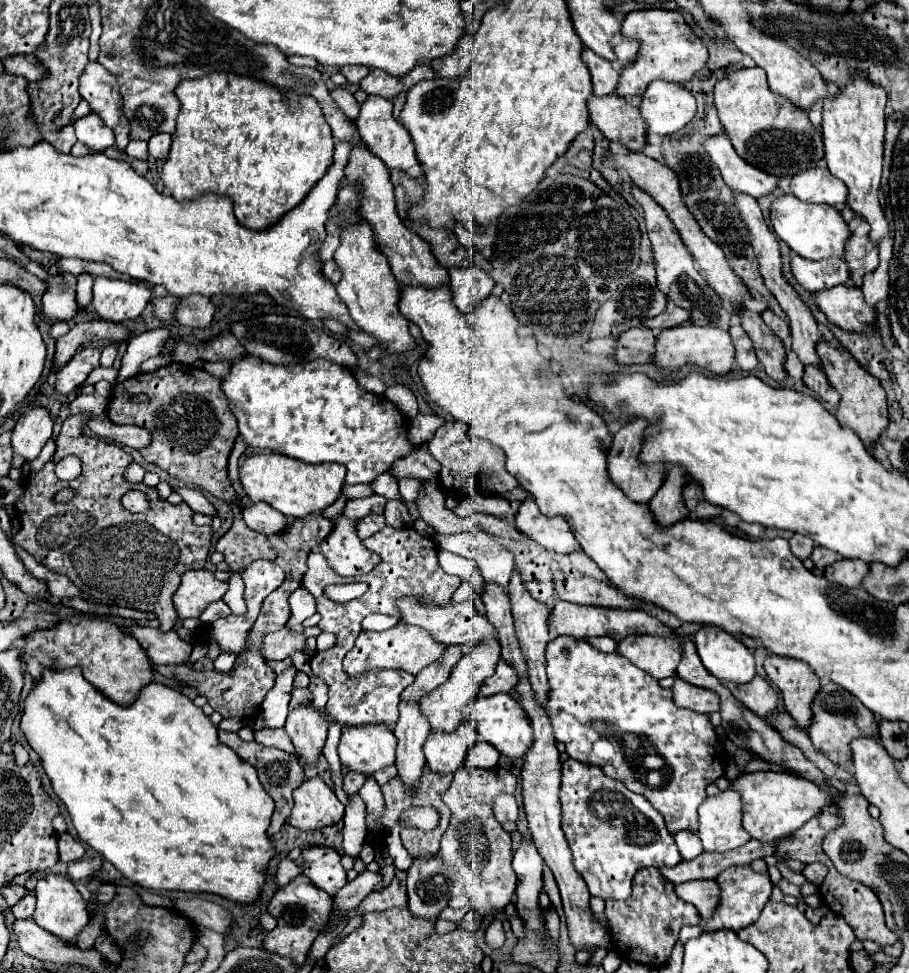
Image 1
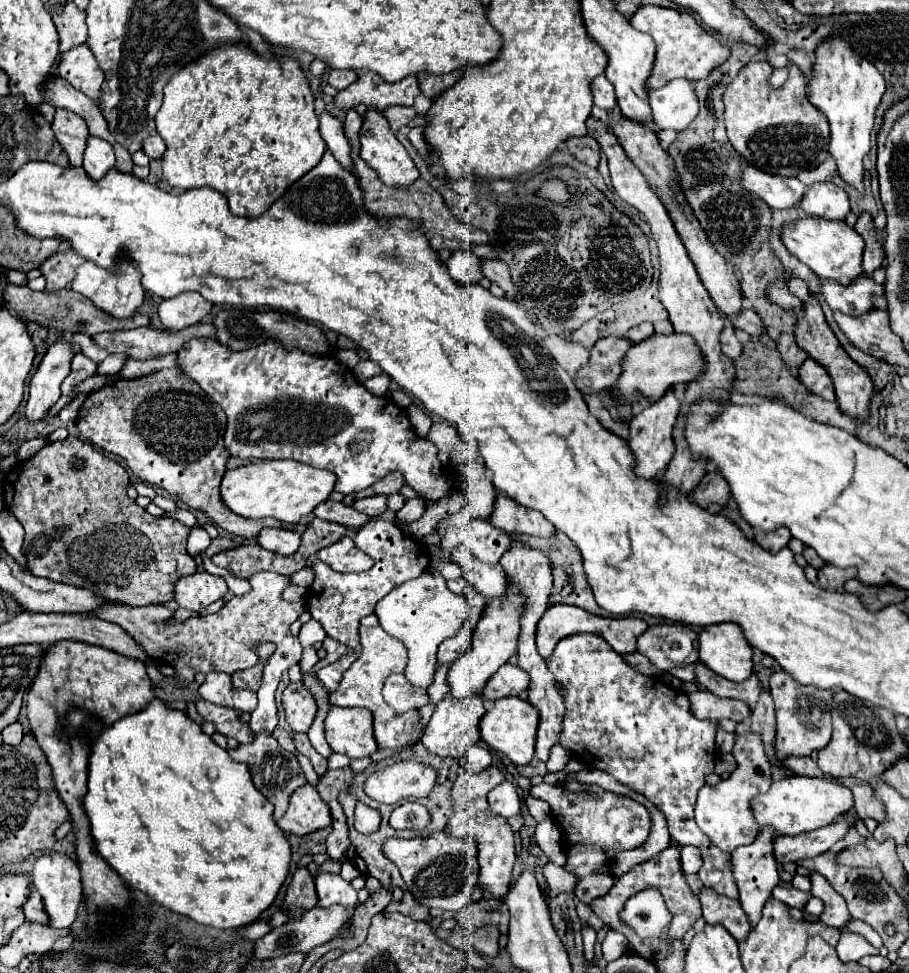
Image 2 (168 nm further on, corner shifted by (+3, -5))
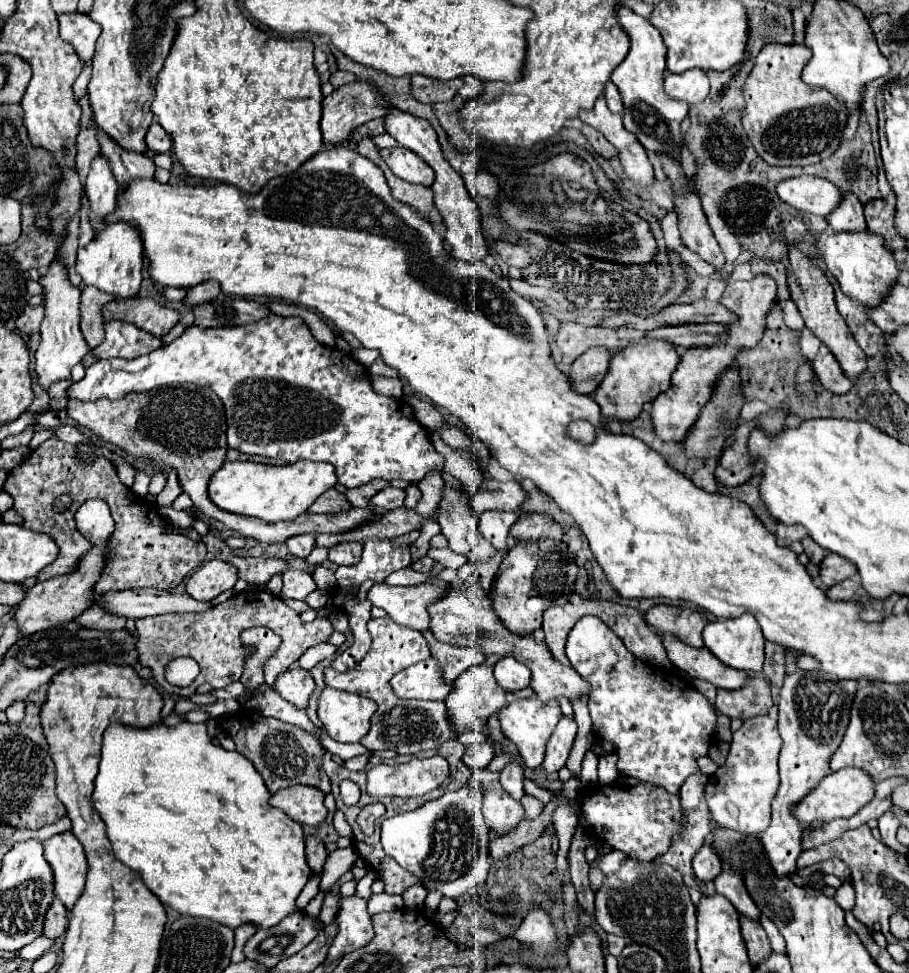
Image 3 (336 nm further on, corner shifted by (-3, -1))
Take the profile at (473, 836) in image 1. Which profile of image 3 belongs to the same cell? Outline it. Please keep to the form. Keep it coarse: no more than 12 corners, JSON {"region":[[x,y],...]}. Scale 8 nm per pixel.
{"region":[[489,769],[477,771],[483,785],[483,817],[495,837],[507,835],[523,819]]}

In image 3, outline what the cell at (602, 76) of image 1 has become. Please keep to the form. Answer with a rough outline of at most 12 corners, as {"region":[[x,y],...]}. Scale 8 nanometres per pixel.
{"region":[[605,85],[605,99],[613,113],[623,113],[619,89]]}

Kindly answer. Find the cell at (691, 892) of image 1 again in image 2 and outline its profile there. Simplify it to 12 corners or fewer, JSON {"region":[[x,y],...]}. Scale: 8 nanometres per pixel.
{"region":[[709,887],[697,893],[707,925],[723,925],[737,941],[751,925],[739,901]]}

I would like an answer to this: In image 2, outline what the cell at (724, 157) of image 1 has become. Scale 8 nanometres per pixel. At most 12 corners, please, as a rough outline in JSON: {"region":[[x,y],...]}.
{"region":[[743,167],[739,185],[771,209],[797,205],[807,189],[797,177]]}

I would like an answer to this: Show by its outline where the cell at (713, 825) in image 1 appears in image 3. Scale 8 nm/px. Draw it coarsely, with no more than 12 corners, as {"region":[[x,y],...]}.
{"region":[[745,719],[705,789],[713,827],[763,833],[777,721]]}

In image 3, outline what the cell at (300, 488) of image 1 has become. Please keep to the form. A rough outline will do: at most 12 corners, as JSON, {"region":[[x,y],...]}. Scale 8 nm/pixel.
{"region":[[225,461],[219,509],[293,521],[335,483],[329,463]]}

